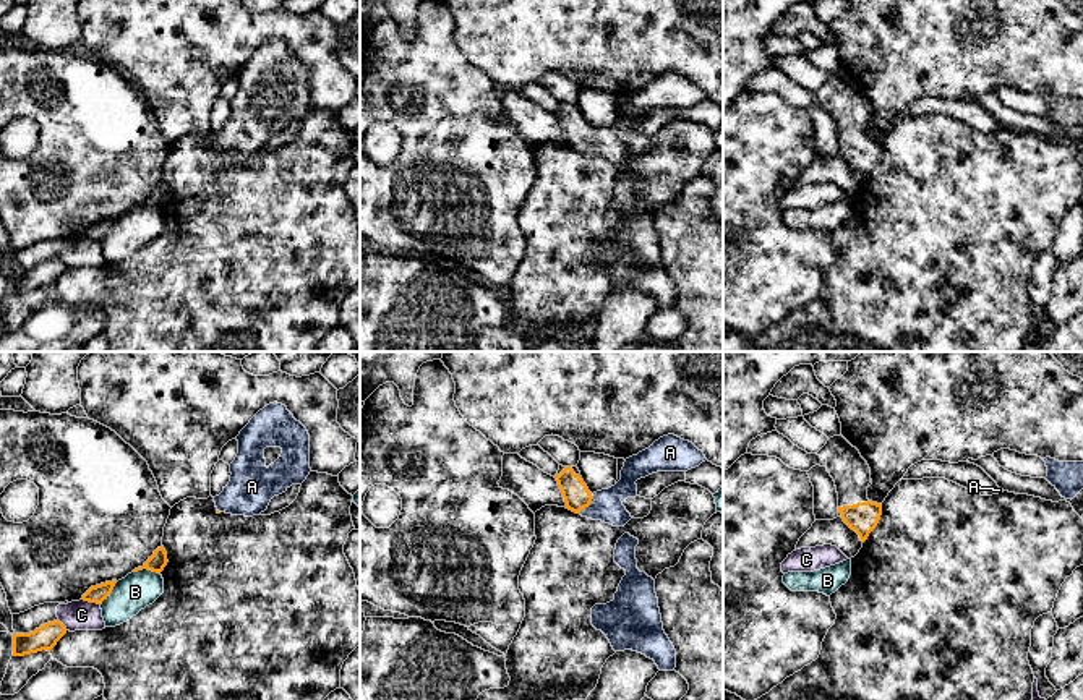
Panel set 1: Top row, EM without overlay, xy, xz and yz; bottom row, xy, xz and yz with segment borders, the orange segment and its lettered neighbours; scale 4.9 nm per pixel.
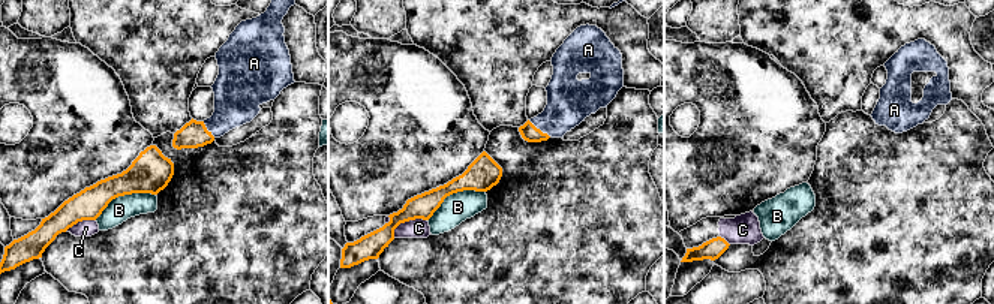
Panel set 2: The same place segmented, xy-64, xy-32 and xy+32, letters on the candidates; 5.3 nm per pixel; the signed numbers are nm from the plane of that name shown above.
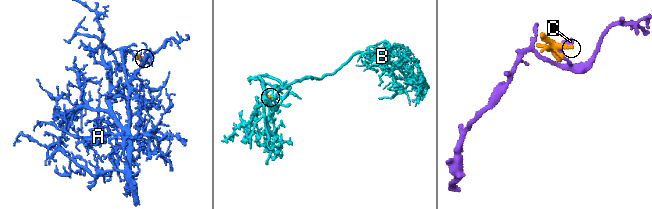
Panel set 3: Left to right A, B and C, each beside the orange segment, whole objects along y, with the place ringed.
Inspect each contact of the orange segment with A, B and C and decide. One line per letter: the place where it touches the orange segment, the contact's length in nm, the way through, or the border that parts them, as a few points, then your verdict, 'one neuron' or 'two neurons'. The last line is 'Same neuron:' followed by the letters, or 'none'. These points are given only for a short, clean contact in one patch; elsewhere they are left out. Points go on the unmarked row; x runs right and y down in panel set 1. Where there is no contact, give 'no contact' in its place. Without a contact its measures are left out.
A: xz (589, 141) | 120 nm | across xz (576, 132), (589, 141), (607, 141) | one neuron
B: xy (146, 204) | 140 nm | two neurons
C: xy (91, 239) | 100 nm | two neurons
Same neuron: A

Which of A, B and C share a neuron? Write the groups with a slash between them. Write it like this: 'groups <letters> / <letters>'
groups A / B / C

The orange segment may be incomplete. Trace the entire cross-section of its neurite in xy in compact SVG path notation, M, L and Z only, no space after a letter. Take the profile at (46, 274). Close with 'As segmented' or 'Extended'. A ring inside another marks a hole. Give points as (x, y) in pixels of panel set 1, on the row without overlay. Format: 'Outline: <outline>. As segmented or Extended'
Outline: M60 258L47 259L29 271L15 271L13 293L50 288L65 271L66 264Z. As segmented

